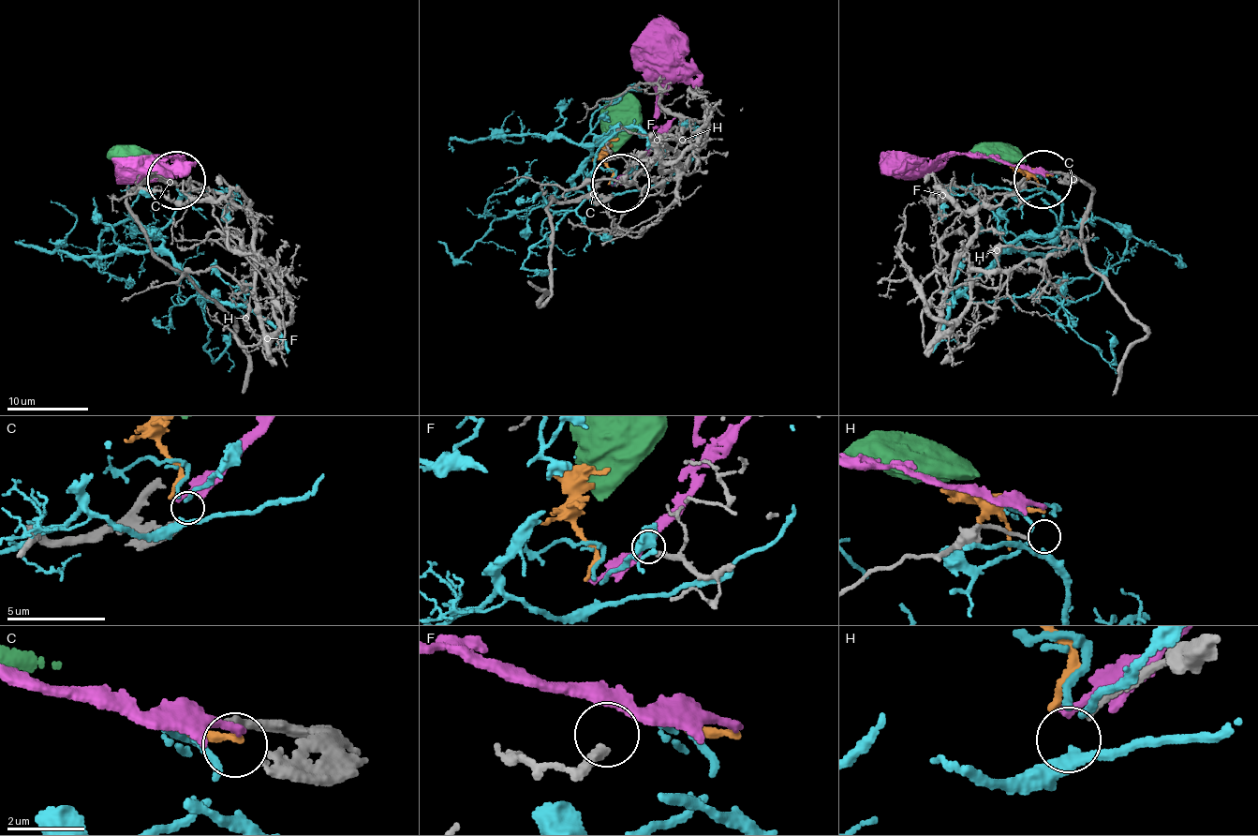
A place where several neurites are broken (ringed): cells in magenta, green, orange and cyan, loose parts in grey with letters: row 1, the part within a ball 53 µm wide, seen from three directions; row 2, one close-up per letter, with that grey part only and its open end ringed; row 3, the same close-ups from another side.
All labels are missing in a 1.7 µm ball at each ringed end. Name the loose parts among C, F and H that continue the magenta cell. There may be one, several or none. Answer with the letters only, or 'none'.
C

